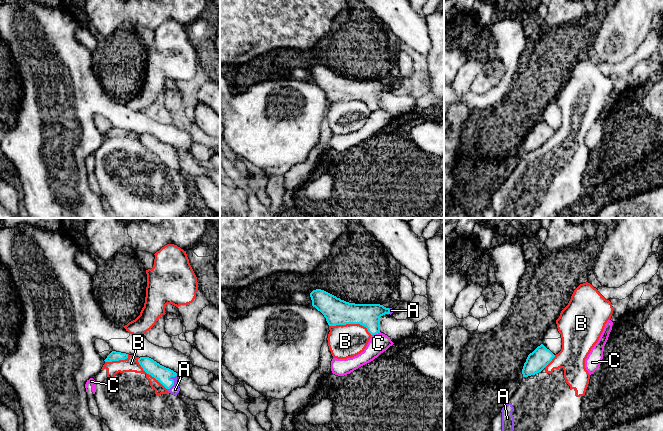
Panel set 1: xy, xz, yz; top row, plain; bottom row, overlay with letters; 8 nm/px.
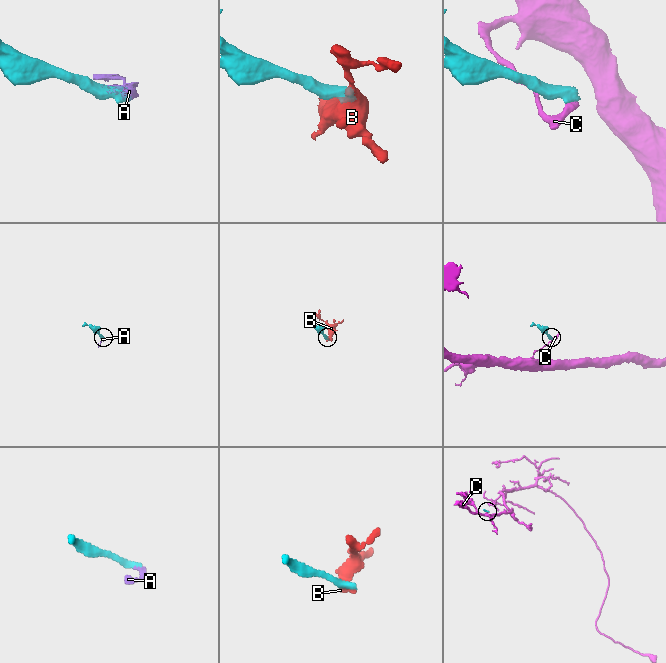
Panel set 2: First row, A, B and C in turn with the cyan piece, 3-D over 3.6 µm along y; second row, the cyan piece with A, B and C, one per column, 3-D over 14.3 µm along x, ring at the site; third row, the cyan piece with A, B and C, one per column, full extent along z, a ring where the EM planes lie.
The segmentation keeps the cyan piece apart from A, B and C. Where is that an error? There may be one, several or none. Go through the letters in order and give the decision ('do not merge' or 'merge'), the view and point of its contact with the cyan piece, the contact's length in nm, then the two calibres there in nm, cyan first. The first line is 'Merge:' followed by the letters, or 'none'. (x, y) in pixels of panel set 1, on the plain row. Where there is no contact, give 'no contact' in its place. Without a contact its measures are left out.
Merge: A
A: merge; contact xy (173, 158); length 140 nm; calibres 120 and 70 nm
B: do not merge; contact xz (351, 99); length 360 nm; calibres 200 and 280 nm
C: do not merge; contact xz (376, 109); length 80 nm; calibres 190 and 150 nm

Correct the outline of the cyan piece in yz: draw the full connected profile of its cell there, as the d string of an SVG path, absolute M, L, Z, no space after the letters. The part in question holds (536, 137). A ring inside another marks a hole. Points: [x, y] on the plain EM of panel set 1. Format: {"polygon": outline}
{"polygon": "M543 120L530 129L524 139L522 150L528 153L541 148L555 133Z"}

